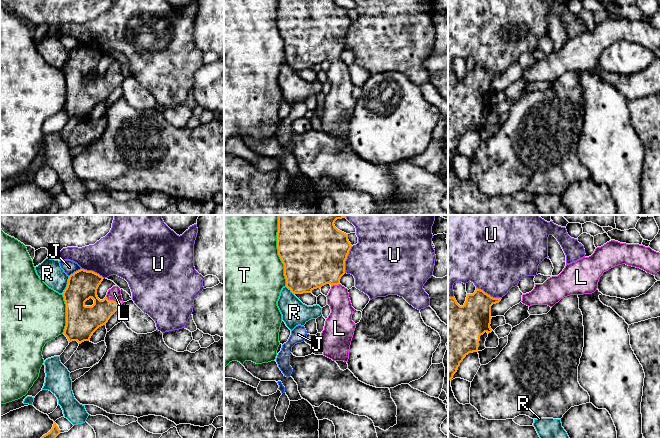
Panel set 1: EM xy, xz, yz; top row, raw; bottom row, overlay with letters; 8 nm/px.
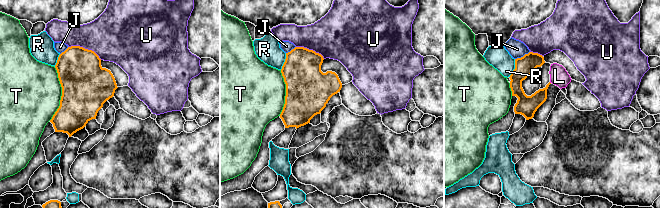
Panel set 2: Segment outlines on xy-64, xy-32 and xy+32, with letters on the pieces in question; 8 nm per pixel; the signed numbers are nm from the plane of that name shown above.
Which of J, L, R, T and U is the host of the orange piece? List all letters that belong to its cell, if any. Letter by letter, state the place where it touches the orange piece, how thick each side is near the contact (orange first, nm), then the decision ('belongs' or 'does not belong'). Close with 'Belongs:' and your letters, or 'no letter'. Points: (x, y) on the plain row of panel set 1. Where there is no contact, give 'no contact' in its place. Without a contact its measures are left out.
J: xy (76, 47) | 240/110 nm | does not belong
L: xy (112, 76) | 220/100 nm | belongs
R: xy (67, 61) | 240/190 nm | does not belong
T: xz (278, 30) | 460/500 nm | does not belong
U: xz (346, 34) | 480/440 nm | does not belong
Belongs: L

